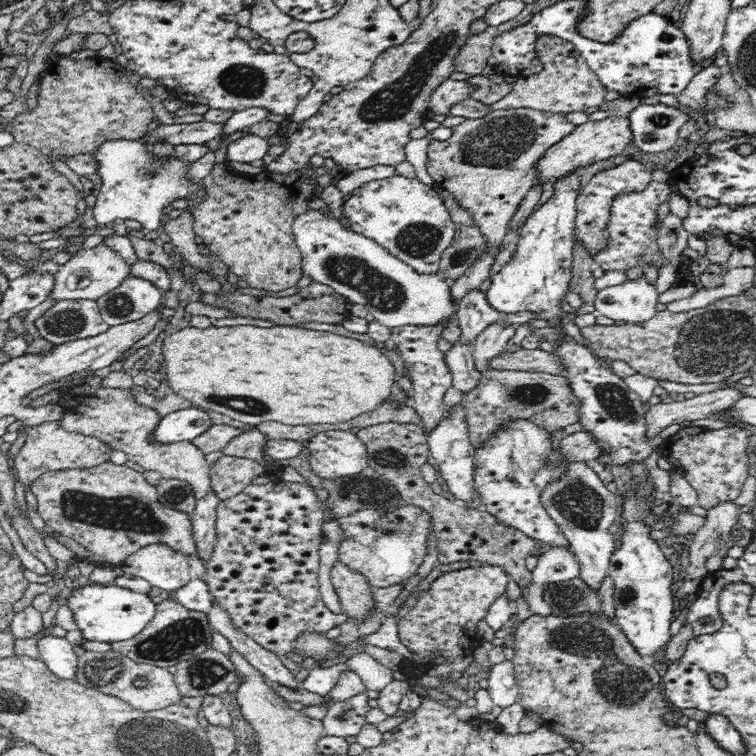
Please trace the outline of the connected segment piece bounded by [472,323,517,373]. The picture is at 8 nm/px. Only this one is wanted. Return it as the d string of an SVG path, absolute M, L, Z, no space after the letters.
M492 323L476 338L472 355L478 372L482 373L491 369L488 362L503 352L516 329L514 325L505 328L498 323Z

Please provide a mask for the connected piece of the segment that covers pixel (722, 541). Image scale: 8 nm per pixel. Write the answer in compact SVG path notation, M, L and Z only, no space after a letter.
M724 501L707 509L704 524L695 532L688 546L690 565L683 570L684 580L694 580L709 573L706 560L721 555L730 548L736 538L732 529L738 522L740 507L732 501Z

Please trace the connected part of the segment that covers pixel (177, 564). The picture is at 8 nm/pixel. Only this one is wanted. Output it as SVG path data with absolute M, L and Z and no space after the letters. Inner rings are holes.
M150 544L120 564L123 574L144 578L151 586L175 592L190 582L188 556L166 544Z

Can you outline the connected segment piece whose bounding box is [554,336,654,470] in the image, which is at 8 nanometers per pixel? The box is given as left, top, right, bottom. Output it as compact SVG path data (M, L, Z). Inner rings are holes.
M567 336L567 340L554 352L564 366L564 376L570 381L574 397L581 401L579 416L582 430L592 433L602 447L602 457L595 462L602 462L607 470L609 464L630 466L633 462L648 458L654 446L645 436L646 410L638 394L629 389L620 377L602 367L594 359L590 348L581 346L571 337Z

